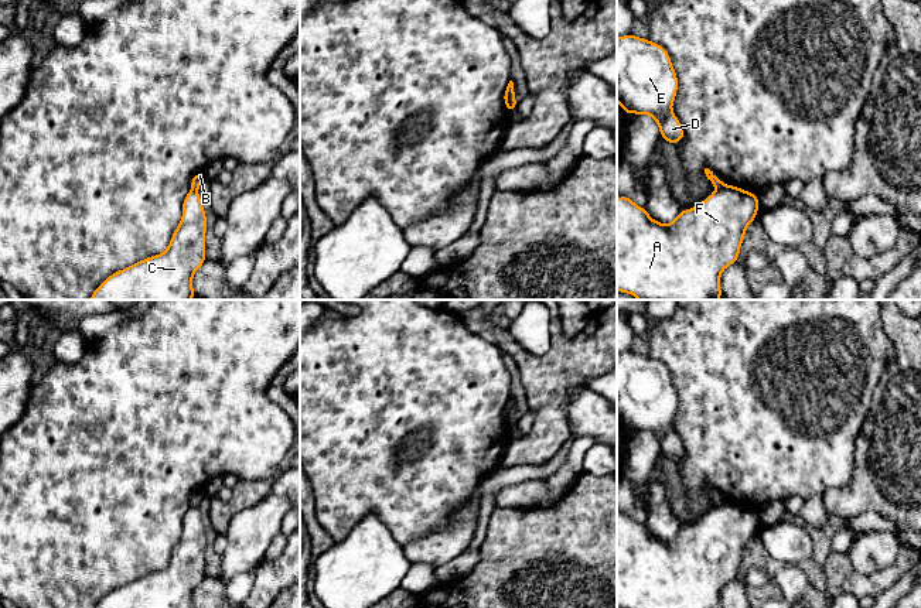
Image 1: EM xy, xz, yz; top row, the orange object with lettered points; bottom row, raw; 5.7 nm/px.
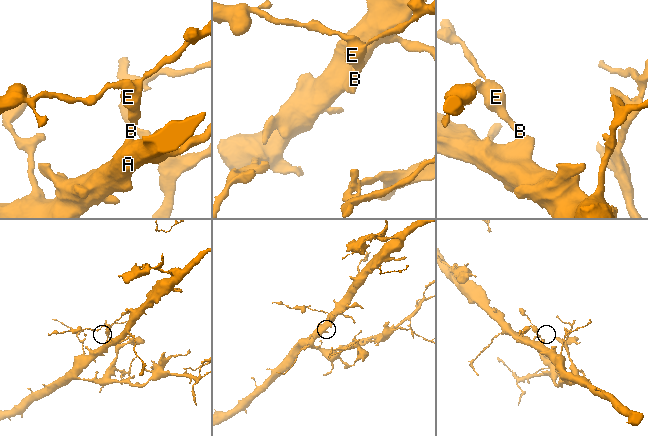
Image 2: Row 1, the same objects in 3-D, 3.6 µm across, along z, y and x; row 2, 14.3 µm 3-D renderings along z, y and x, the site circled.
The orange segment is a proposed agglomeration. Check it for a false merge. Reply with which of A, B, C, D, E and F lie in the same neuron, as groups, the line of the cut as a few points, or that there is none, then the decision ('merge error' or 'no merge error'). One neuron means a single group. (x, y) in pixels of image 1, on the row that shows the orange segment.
A C F / B D E | yz (723, 185), (717, 190) | merge error

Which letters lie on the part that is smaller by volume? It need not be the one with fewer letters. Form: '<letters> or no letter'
B, D, E

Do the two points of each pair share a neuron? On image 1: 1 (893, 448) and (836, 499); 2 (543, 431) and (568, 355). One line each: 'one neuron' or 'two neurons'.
1: one neuron
2: one neuron

